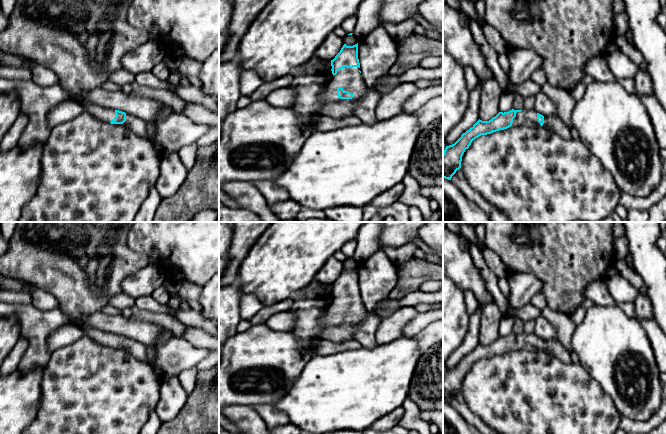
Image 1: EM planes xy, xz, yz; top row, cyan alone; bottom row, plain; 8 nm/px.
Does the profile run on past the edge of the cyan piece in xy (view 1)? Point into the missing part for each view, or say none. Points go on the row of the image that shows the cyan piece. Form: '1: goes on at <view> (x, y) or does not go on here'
1: goes on at xy (83, 41)

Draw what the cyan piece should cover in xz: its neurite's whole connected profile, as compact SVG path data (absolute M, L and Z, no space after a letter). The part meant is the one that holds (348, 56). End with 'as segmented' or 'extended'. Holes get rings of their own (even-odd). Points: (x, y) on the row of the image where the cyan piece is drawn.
M358 43L353 46L344 44L340 52L331 60L331 66L333 76L321 95L323 106L319 110L319 113L322 116L339 120L354 115L357 101L368 90L360 71Z | extended

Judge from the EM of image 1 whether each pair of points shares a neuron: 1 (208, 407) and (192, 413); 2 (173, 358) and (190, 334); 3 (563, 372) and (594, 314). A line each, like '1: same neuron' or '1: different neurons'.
1: same neuron
2: different neurons
3: different neurons

